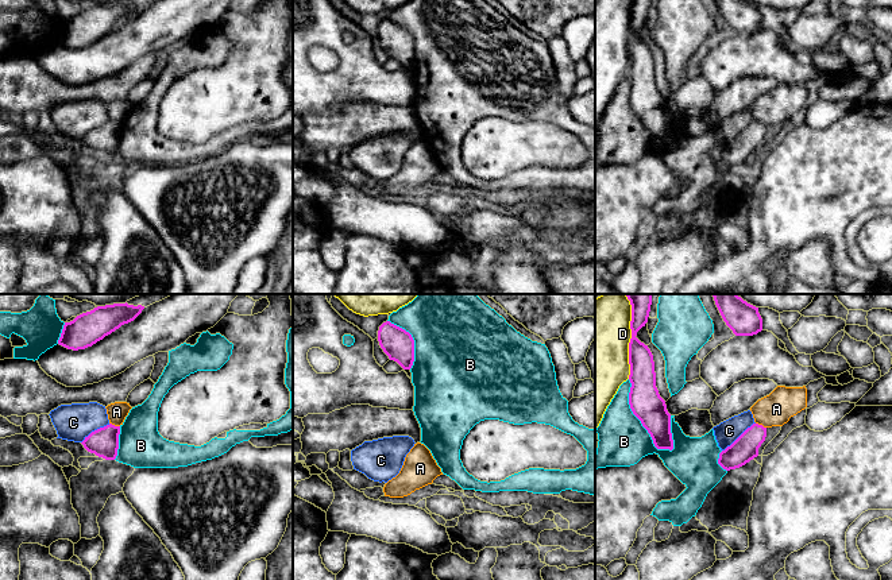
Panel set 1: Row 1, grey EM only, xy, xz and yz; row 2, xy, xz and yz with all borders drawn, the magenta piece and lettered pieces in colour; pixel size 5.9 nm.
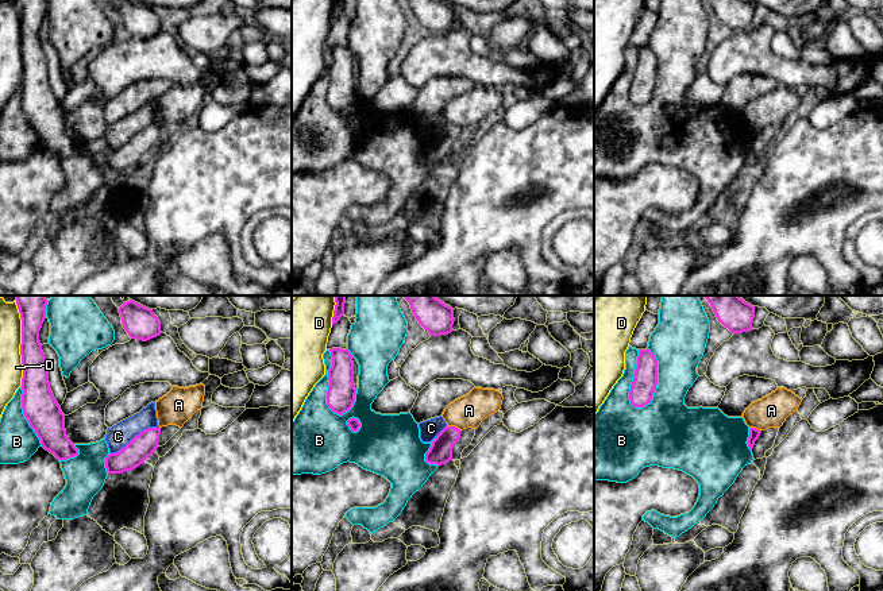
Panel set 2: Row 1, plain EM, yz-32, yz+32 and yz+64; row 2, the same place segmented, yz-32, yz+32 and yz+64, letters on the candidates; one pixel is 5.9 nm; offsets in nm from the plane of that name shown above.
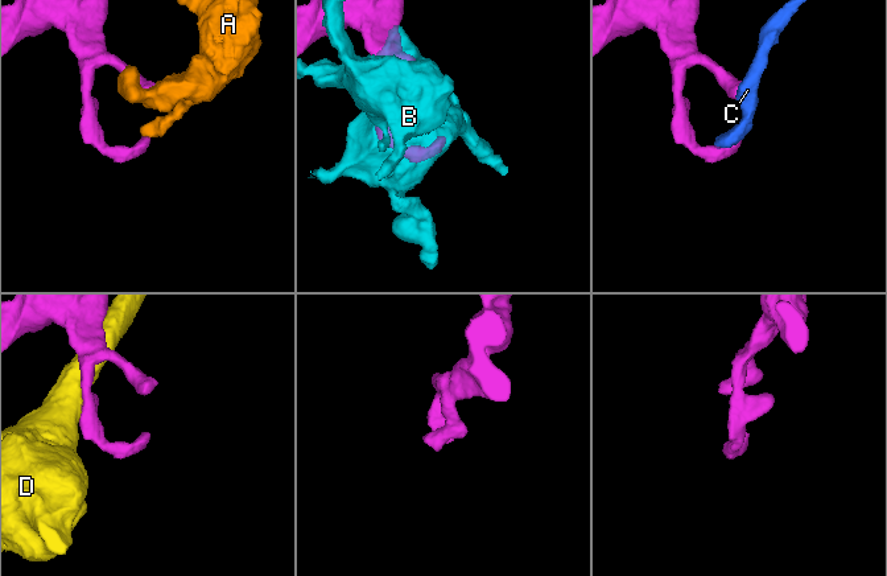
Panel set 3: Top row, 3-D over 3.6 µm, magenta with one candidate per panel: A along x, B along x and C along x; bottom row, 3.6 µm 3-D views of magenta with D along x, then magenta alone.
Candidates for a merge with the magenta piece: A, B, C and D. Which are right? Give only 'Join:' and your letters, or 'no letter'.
Join: no letter

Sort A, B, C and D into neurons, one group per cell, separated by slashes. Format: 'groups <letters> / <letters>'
groups A / B / C / D

